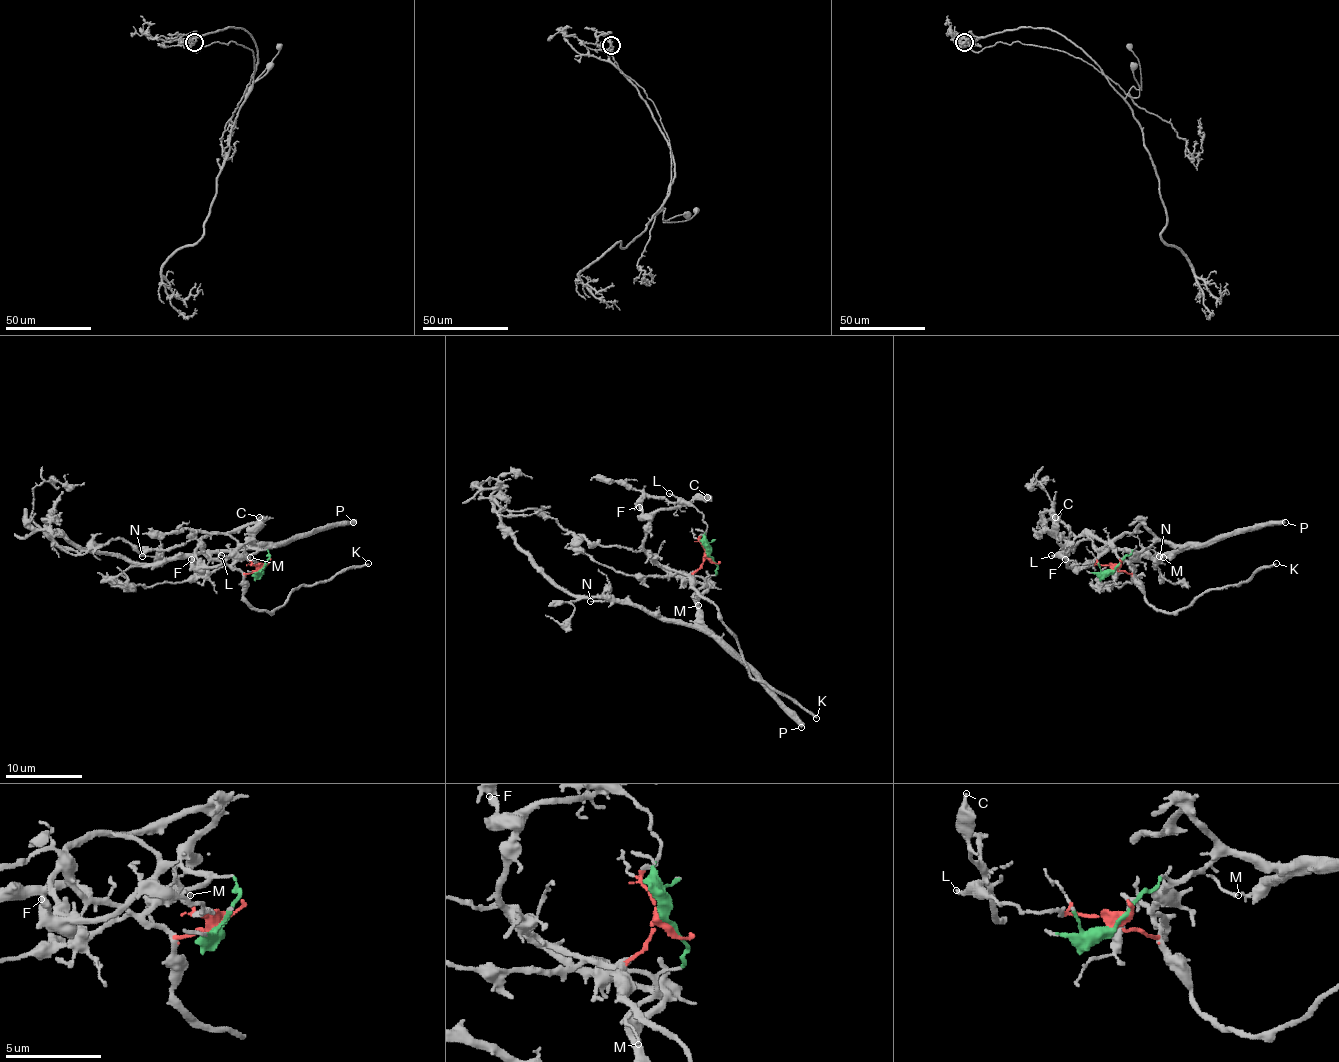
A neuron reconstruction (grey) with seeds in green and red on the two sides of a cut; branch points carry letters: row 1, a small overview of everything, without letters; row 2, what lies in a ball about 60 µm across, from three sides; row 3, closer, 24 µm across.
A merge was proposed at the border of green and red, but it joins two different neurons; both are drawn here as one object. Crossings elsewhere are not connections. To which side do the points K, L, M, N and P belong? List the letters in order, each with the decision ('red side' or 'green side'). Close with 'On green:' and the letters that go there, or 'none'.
K: red side
L: red side
M: green side
N: green side
P: green side
On green: M, N, P

